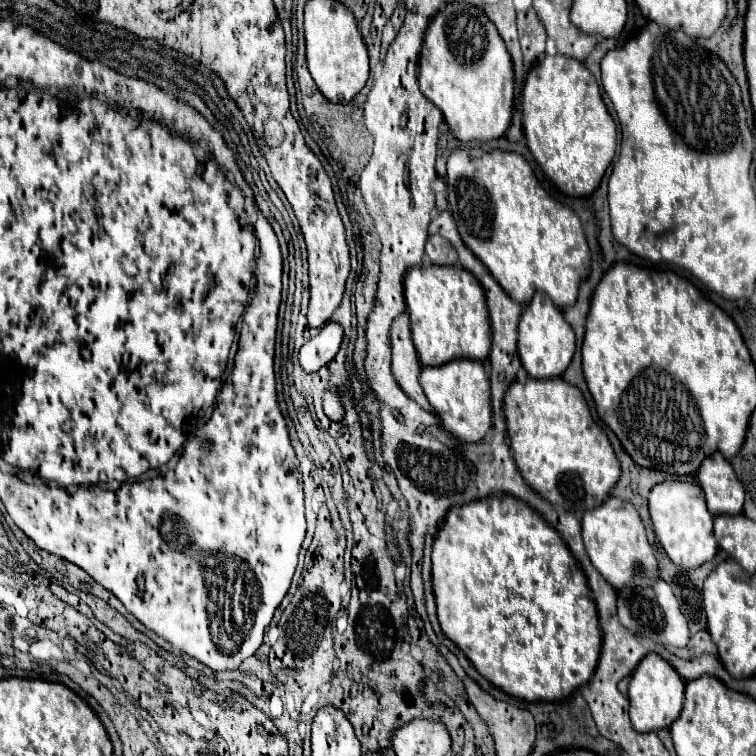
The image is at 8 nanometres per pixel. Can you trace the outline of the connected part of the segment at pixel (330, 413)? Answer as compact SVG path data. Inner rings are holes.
M328 389L324 391L324 397L322 397L322 409L326 413L326 417L330 421L342 421L344 419L344 401L342 401L342 395L340 395L340 389Z

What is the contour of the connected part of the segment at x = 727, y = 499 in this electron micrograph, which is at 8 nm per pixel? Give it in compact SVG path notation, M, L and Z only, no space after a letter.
M714 453L704 461L698 471L698 479L712 515L742 513L744 487L722 453Z

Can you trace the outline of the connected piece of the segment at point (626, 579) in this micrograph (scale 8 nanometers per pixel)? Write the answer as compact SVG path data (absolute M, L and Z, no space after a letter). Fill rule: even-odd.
M608 497L600 507L586 511L582 517L582 539L592 565L614 589L624 589L624 585L644 587L656 583L658 559L632 503L620 497Z

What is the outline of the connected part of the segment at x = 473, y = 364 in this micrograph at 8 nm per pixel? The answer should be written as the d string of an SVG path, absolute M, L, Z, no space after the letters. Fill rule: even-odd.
M456 359L440 367L424 367L420 373L420 385L440 417L444 429L456 439L466 443L482 441L492 429L492 407L490 407L490 379L480 361Z

